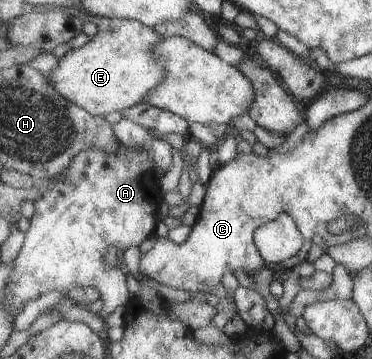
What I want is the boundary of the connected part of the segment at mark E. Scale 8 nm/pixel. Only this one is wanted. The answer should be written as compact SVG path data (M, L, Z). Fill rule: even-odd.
M88 17L98 23L98 32L81 48L70 50L60 58L58 67L47 76L54 89L88 113L104 116L112 111L124 111L146 99L168 77L168 69L162 67L154 55L154 47L162 41L157 29L132 19Z

